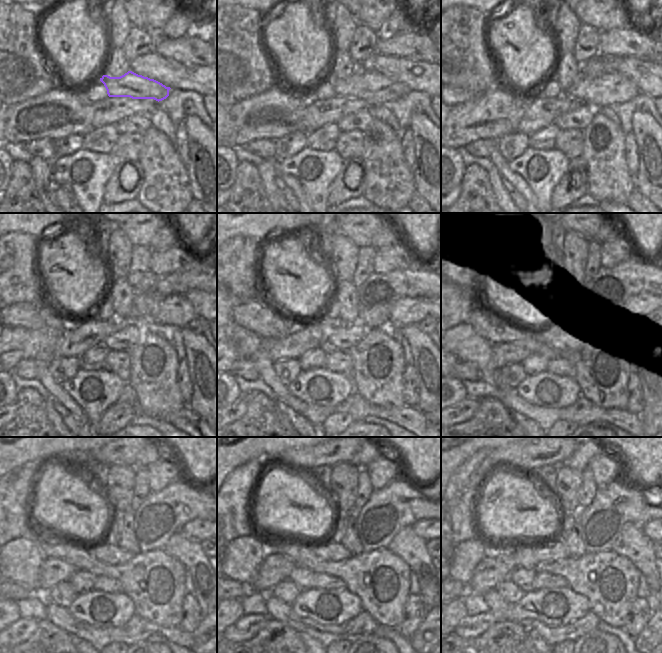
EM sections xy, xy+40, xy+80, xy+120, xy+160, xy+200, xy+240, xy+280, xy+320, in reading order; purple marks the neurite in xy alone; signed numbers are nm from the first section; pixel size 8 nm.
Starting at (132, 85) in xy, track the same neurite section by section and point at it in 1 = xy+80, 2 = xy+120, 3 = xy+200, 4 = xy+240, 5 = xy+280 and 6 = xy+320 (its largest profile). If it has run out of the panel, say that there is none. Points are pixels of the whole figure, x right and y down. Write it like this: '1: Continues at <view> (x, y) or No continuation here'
1: Continues at xy+80 (610, 90)
2: Continues at xy+120 (174, 312)
3: Continues at xy+200 (641, 307)
4: Continues at xy+240 (196, 529)
5: Continues at xy+280 (420, 528)
6: Continues at xy+320 (644, 527)

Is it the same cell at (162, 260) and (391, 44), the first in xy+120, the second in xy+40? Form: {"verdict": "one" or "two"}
{"verdict": "one"}

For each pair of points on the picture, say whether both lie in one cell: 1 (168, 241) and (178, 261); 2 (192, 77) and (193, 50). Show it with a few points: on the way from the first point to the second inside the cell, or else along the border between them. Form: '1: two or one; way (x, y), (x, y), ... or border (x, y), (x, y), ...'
1: two; border (177, 242), (165, 250), (153, 251)
2: two; border (169, 59), (184, 64), (199, 64), (206, 67)

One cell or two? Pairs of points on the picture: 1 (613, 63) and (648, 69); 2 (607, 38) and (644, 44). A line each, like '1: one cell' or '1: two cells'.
1: one cell
2: one cell

